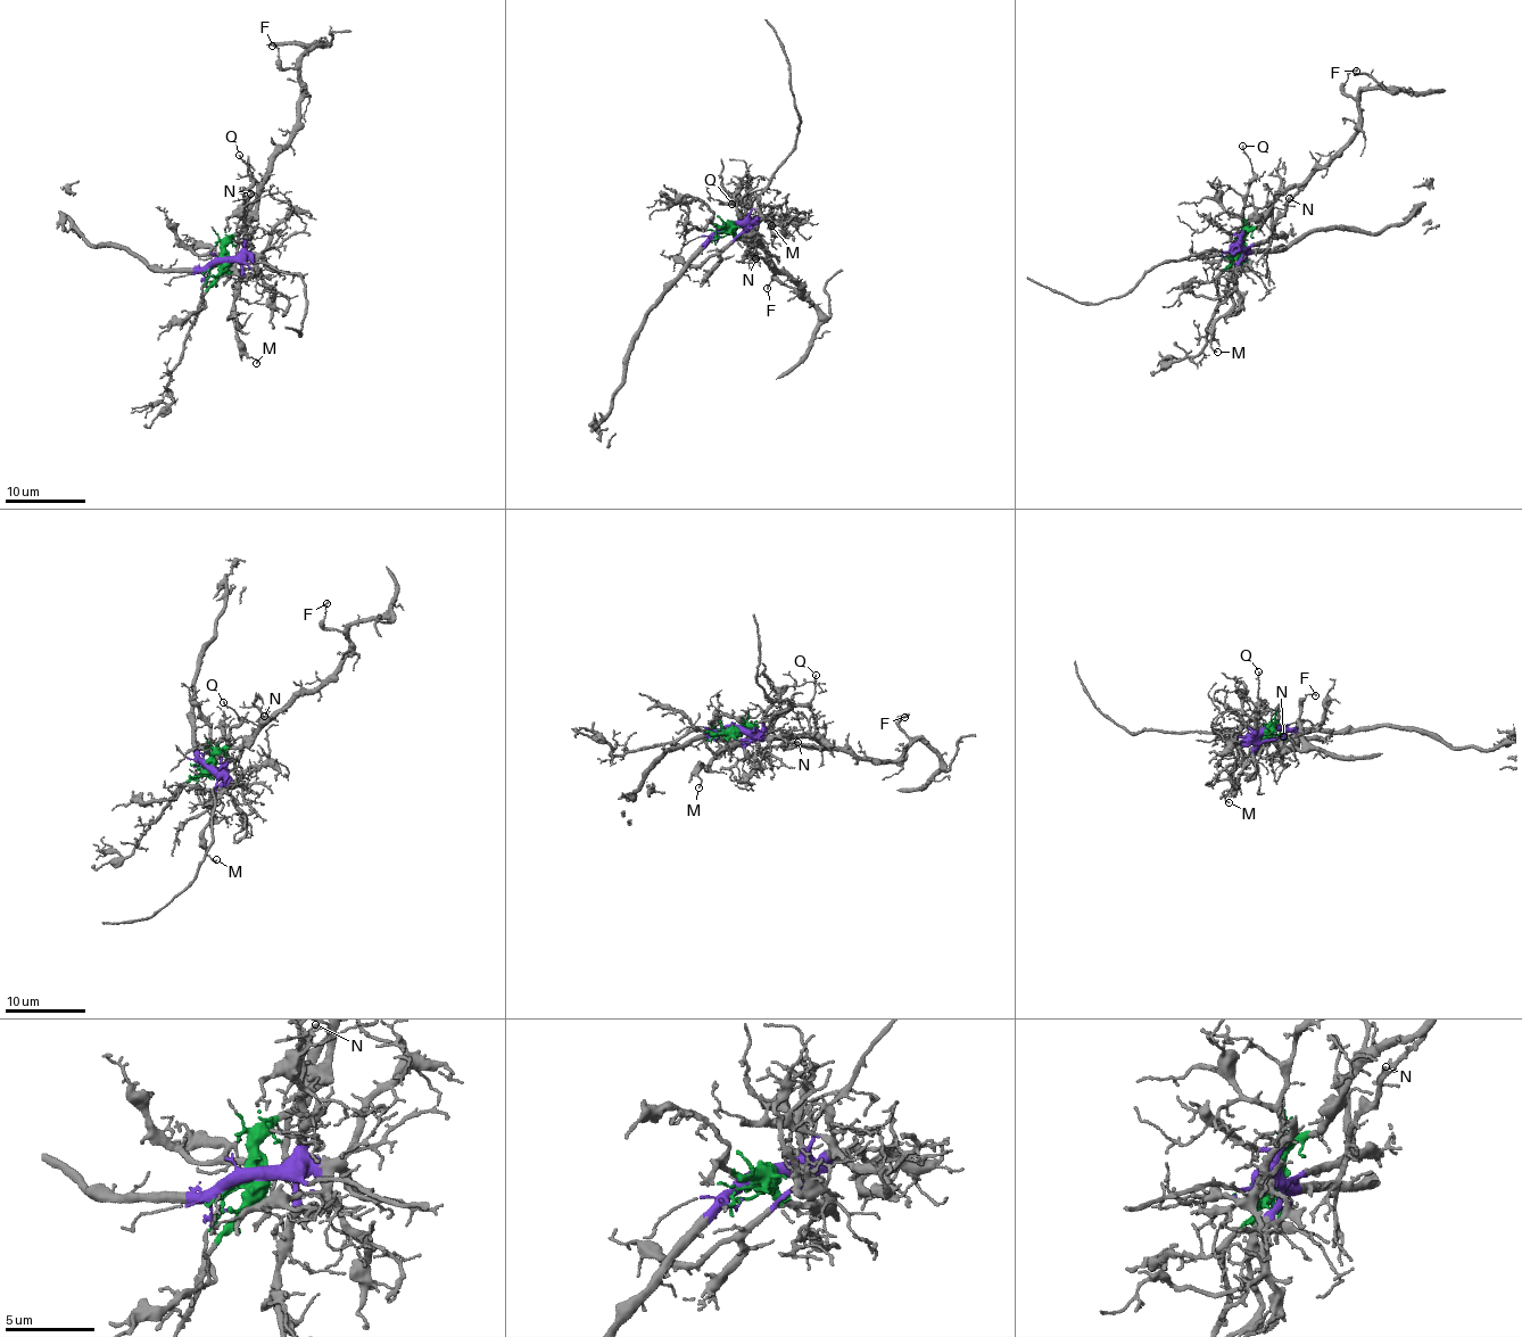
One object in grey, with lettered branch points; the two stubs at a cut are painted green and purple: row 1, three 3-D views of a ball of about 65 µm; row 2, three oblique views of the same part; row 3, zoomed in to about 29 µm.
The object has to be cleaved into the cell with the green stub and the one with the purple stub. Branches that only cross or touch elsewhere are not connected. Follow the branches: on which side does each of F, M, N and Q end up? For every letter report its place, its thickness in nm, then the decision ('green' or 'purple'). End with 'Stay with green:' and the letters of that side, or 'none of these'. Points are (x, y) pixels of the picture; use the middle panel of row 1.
F: place (767, 288); calibre 140 nm; green
M: place (771, 225); calibre 100 nm; purple
N: place (755, 258); calibre 120 nm; green
Q: place (731, 204); calibre 110 nm; purple
Stay with green: F, N

